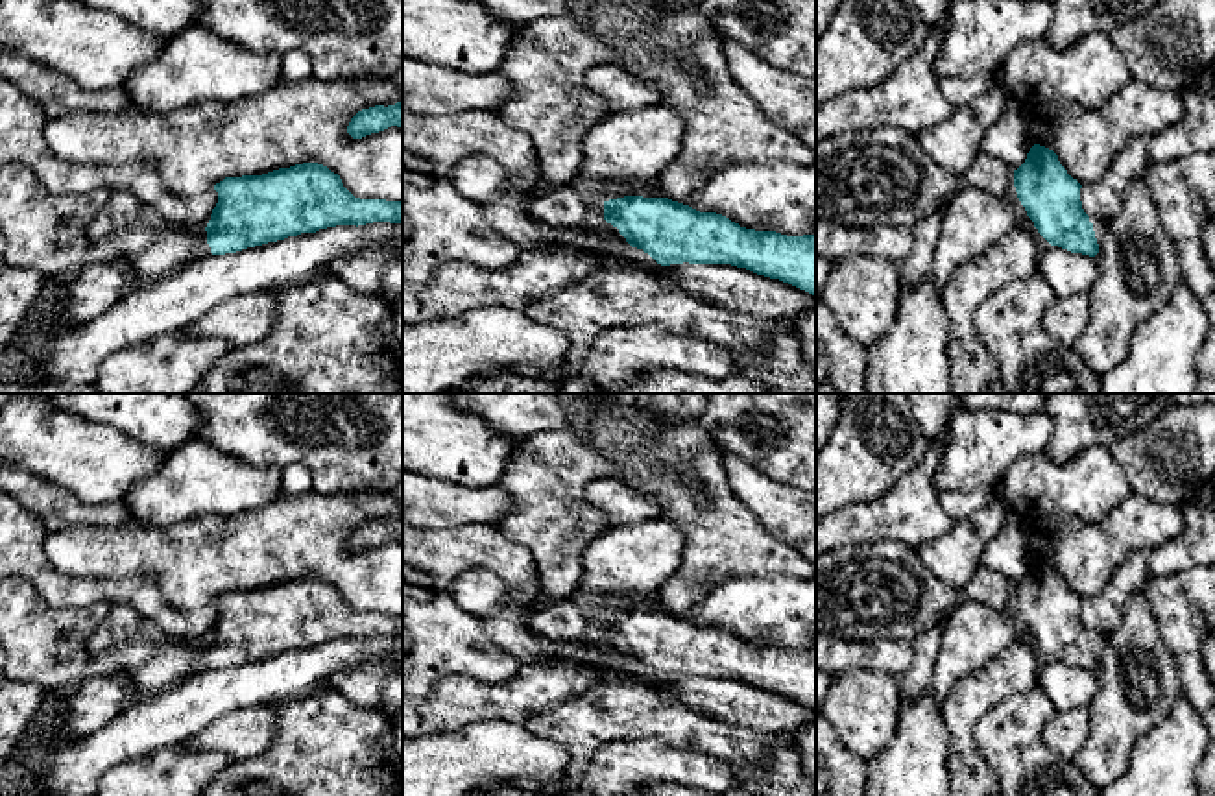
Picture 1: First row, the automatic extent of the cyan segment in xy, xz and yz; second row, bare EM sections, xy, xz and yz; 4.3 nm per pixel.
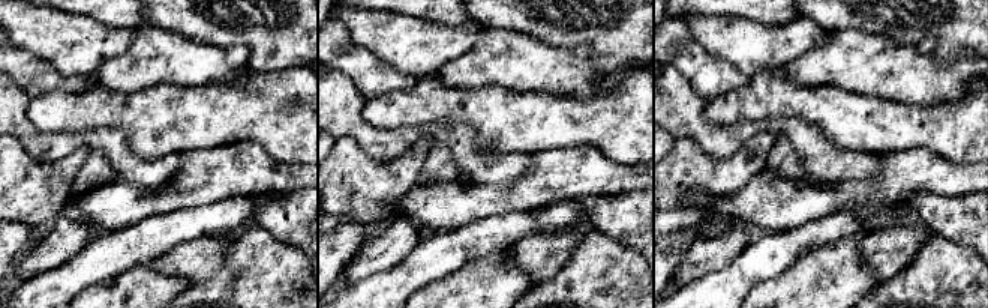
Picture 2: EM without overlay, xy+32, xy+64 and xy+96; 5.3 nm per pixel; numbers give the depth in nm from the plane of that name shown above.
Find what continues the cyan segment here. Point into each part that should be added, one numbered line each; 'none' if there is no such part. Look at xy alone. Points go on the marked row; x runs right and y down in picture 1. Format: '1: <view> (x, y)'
1: xy (150, 252)

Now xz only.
1: xz (639, 257)

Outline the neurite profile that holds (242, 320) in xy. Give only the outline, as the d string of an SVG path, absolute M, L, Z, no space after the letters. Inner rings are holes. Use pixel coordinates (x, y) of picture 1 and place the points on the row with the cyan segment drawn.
M253 292L227 299L194 321L185 332L222 338L235 347L262 340L277 314L275 292Z

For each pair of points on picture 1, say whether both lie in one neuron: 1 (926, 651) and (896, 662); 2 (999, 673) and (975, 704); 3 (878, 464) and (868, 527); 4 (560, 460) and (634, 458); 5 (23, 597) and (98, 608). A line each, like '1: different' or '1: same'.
1: same
2: same
3: different
4: different
5: same

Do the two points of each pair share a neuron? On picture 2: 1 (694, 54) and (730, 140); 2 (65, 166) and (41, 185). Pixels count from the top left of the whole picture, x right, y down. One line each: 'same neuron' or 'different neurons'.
1: different neurons
2: same neuron

